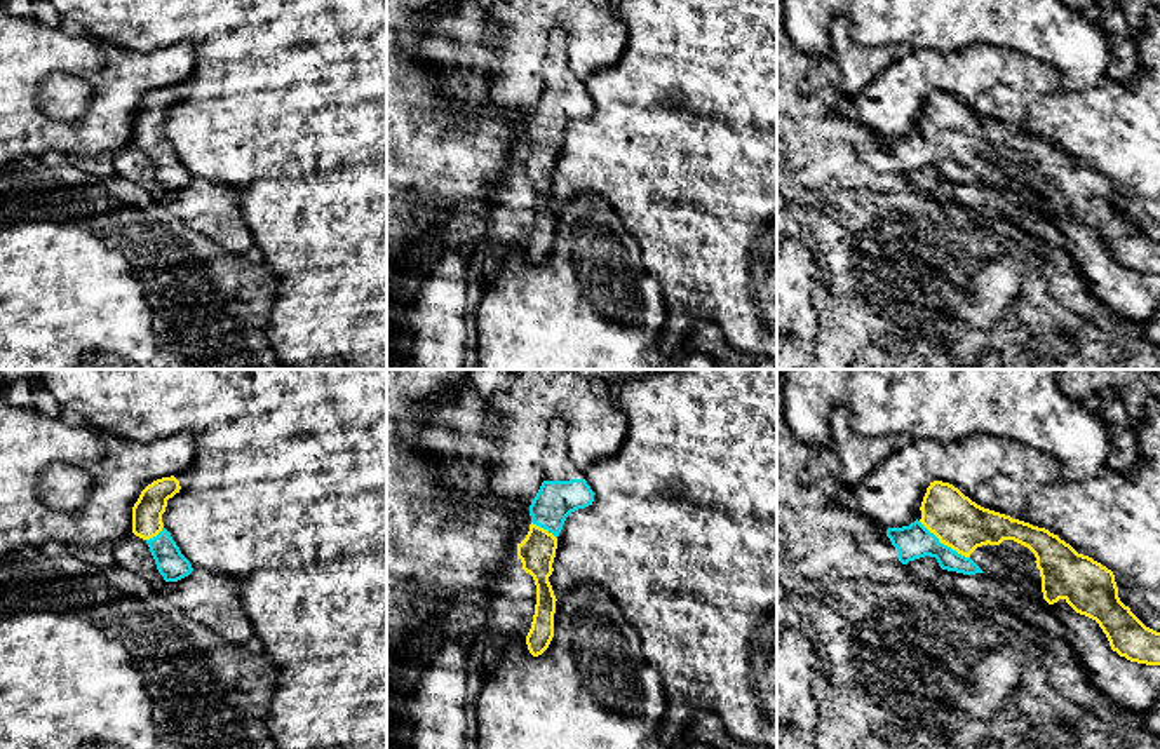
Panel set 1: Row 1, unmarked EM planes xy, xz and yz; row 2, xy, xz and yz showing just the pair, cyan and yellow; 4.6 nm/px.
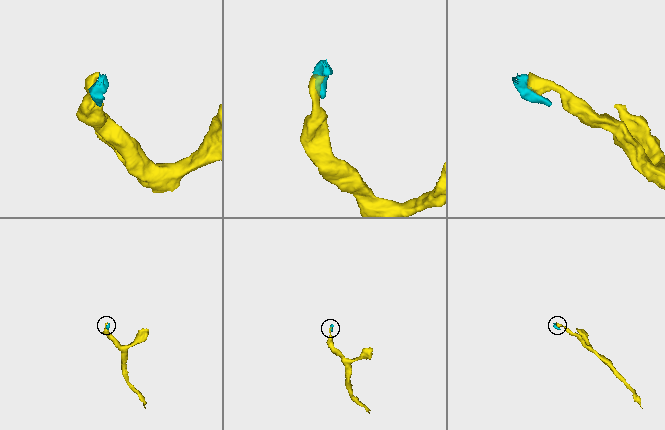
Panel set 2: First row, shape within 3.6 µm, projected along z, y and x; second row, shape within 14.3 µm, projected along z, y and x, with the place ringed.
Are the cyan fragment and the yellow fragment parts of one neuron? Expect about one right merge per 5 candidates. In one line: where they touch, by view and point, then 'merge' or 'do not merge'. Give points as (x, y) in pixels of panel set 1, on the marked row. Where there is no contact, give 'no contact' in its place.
yz (943, 544) | merge

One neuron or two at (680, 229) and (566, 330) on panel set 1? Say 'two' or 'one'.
two

